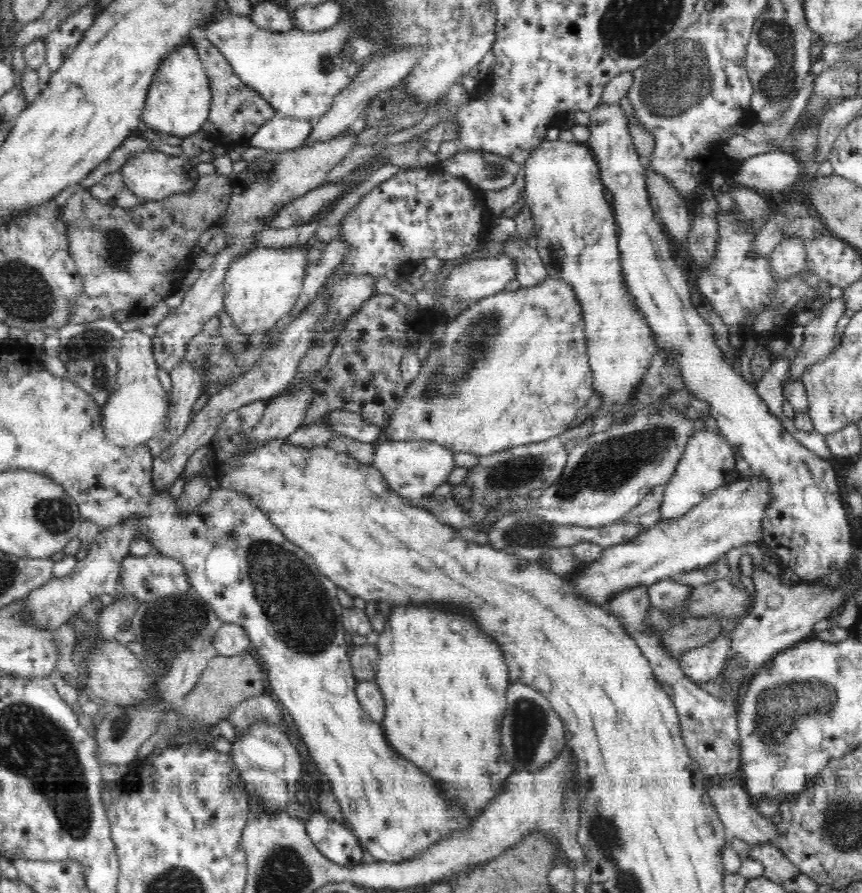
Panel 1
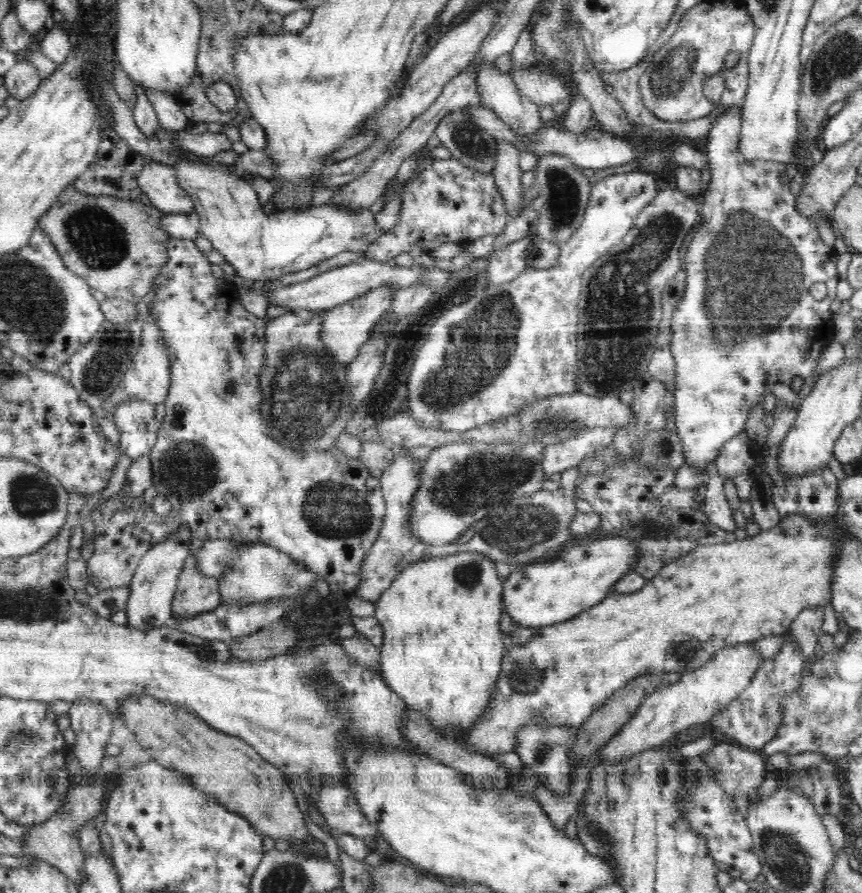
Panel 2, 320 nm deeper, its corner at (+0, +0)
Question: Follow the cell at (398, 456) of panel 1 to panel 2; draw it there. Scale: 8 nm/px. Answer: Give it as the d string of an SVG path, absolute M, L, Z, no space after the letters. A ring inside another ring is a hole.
M401 452L394 453L394 460L380 476L381 489L386 499L387 512L380 530L380 538L374 542L370 552L366 554L362 569L362 582L354 590L353 596L362 600L368 600L376 604L378 599L406 567L420 562L426 551L427 545L412 535L410 531L410 514L412 514L411 502L416 489L419 489L423 462L414 460L409 456L403 456Z

